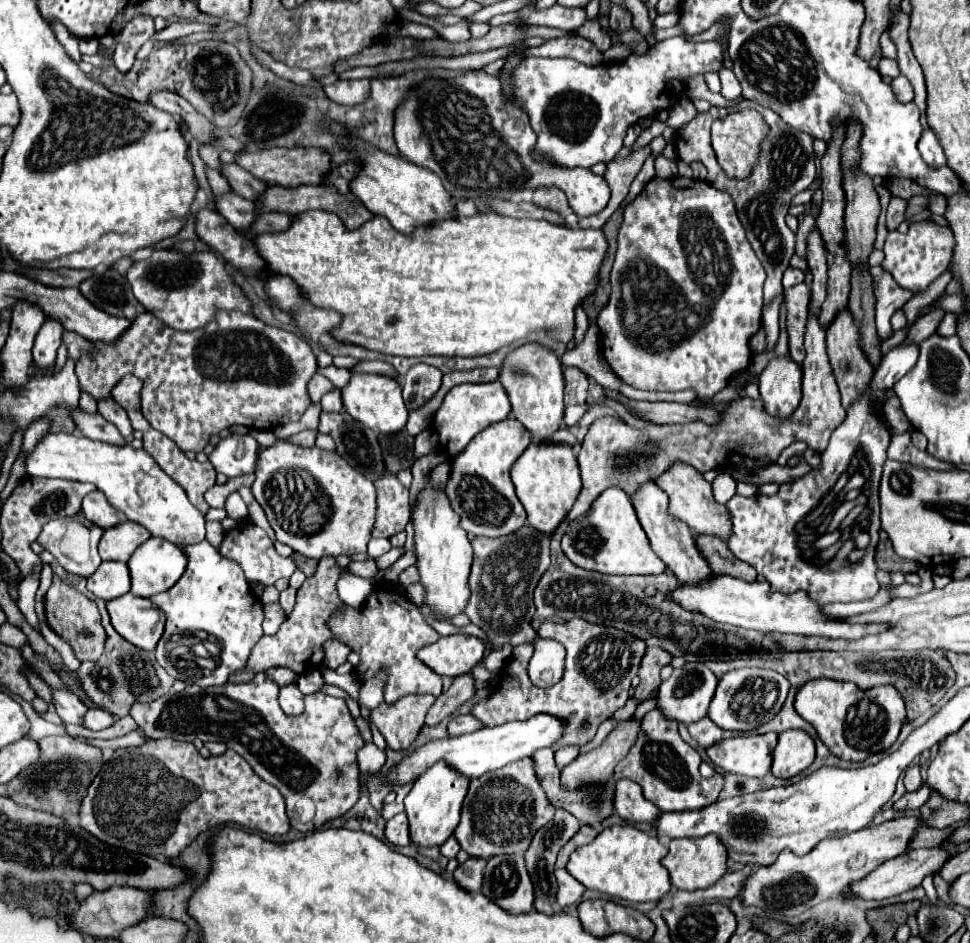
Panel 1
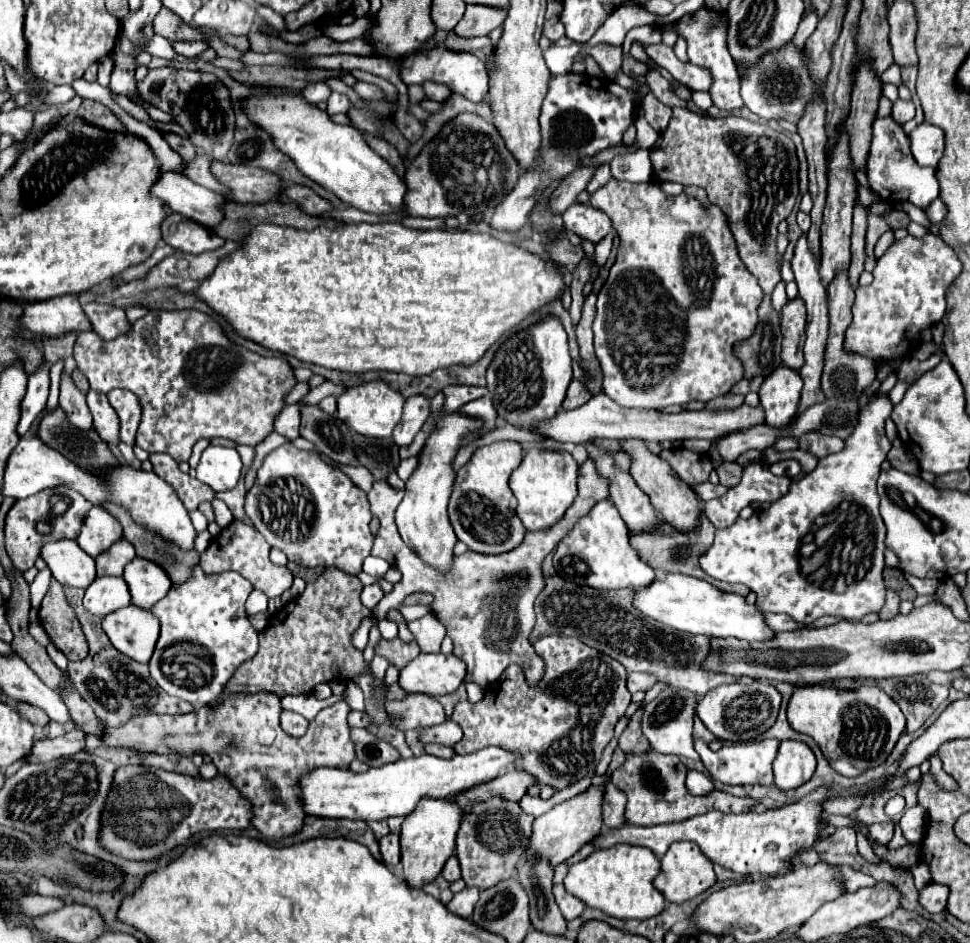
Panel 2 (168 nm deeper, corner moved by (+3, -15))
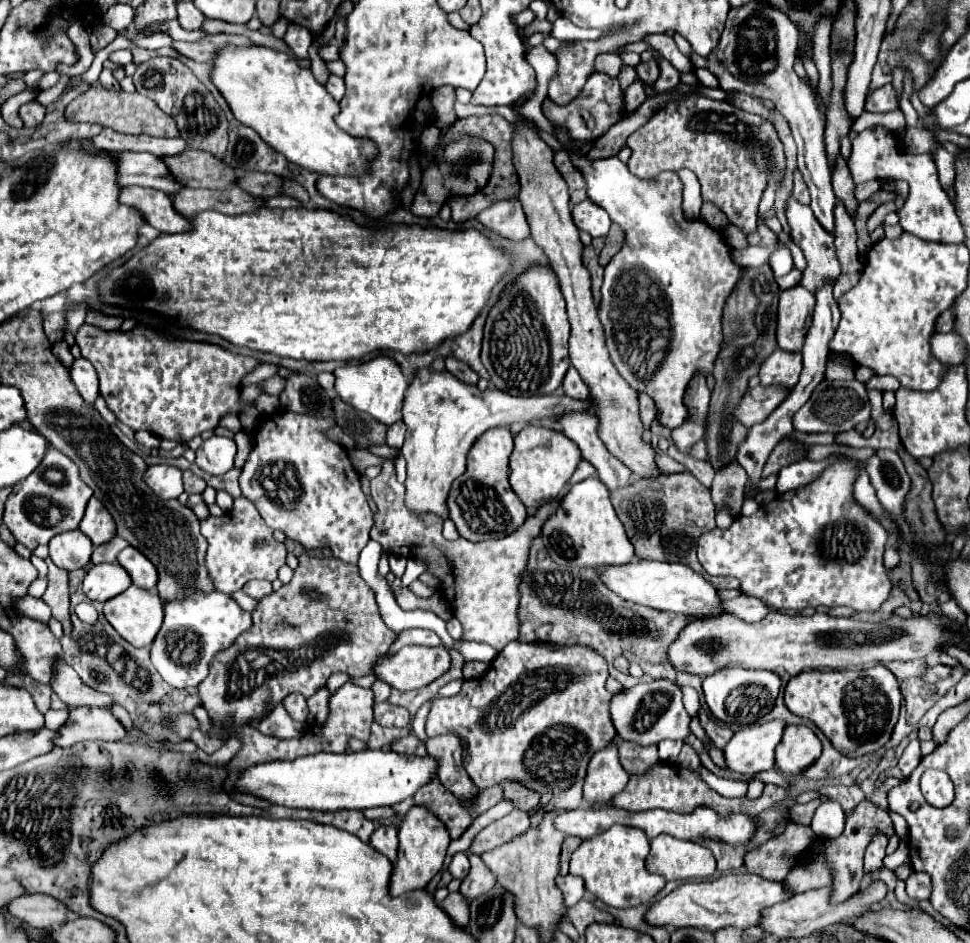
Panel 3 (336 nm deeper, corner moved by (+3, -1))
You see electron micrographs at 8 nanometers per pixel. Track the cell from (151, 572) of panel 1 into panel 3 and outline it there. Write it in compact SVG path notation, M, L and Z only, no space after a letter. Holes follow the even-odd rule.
M135 547L123 549L119 553L119 557L117 557L117 563L129 573L133 585L143 587L143 589L153 589L155 587L155 583L157 583L157 569Z

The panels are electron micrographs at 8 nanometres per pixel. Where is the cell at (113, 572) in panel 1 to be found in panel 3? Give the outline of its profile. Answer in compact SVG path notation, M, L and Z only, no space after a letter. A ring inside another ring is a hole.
M101 563L89 567L83 591L91 601L107 601L119 593L123 593L131 585L127 571L119 563Z

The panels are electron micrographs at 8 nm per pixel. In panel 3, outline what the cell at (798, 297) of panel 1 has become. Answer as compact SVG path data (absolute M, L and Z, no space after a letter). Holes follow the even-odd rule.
M795 285L779 293L777 305L777 345L785 351L801 351L811 313L815 307L815 295L803 285Z

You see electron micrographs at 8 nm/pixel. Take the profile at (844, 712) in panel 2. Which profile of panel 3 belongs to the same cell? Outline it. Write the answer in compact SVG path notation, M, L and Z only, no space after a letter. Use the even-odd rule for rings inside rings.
M885 665L861 671L807 671L785 685L785 705L791 713L813 721L833 747L847 757L861 757L881 749L897 723L901 691L899 681Z

